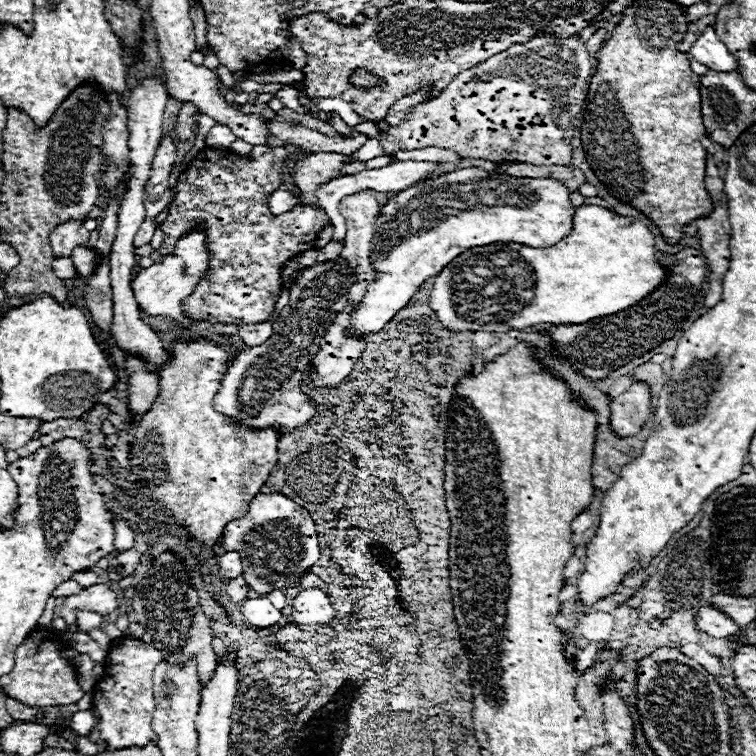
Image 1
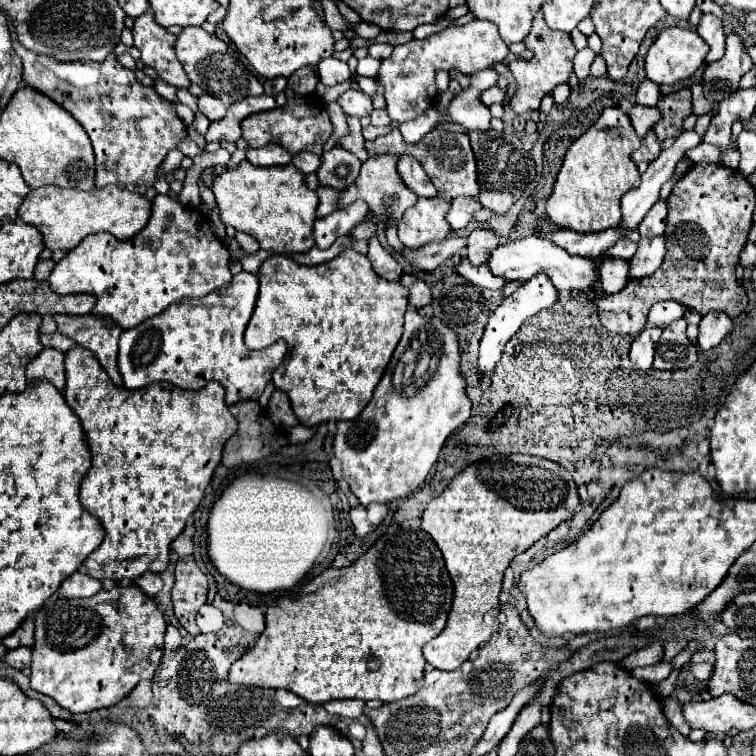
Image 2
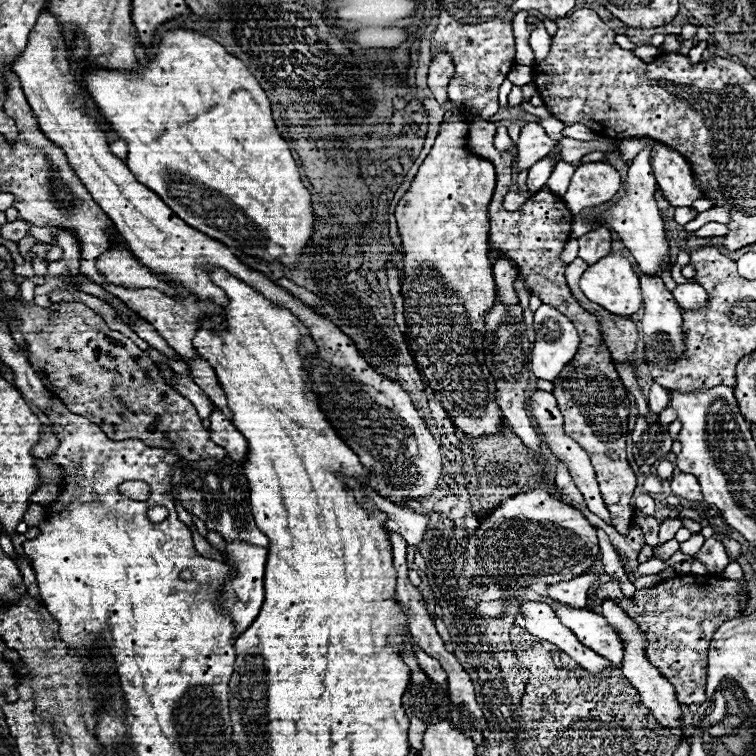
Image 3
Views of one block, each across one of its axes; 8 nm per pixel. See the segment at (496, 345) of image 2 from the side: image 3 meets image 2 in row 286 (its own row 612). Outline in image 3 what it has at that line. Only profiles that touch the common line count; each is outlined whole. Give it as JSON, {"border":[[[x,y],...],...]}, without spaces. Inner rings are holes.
{"border":[[[522,602],[520,604],[520,616],[524,622],[524,628],[536,636],[538,640],[548,640],[556,644],[560,650],[564,650],[570,658],[574,658],[584,670],[596,674],[600,670],[612,668],[610,660],[604,660],[590,648],[578,642],[576,634],[566,628],[558,616],[554,616],[552,606],[544,602]]]}

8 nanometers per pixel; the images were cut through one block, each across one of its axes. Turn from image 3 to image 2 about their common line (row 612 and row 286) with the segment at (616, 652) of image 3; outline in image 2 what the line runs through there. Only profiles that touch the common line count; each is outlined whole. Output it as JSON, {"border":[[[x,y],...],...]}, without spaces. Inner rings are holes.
{"border":[[[528,236],[516,242],[508,242],[498,246],[496,250],[490,252],[490,258],[486,262],[490,272],[494,276],[500,276],[508,282],[514,280],[528,280],[536,272],[546,272],[554,286],[558,290],[568,290],[568,292],[582,292],[582,294],[594,294],[596,284],[598,284],[598,270],[592,258],[578,256],[578,254],[568,254],[564,248],[556,246],[550,240],[544,240],[540,236]]]}

